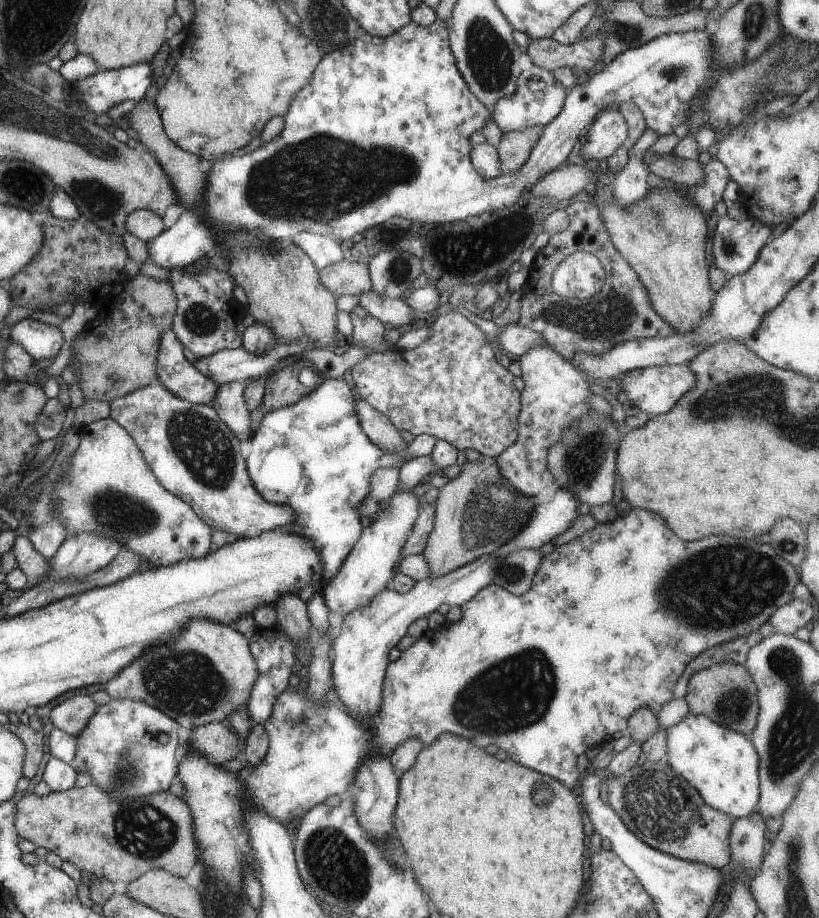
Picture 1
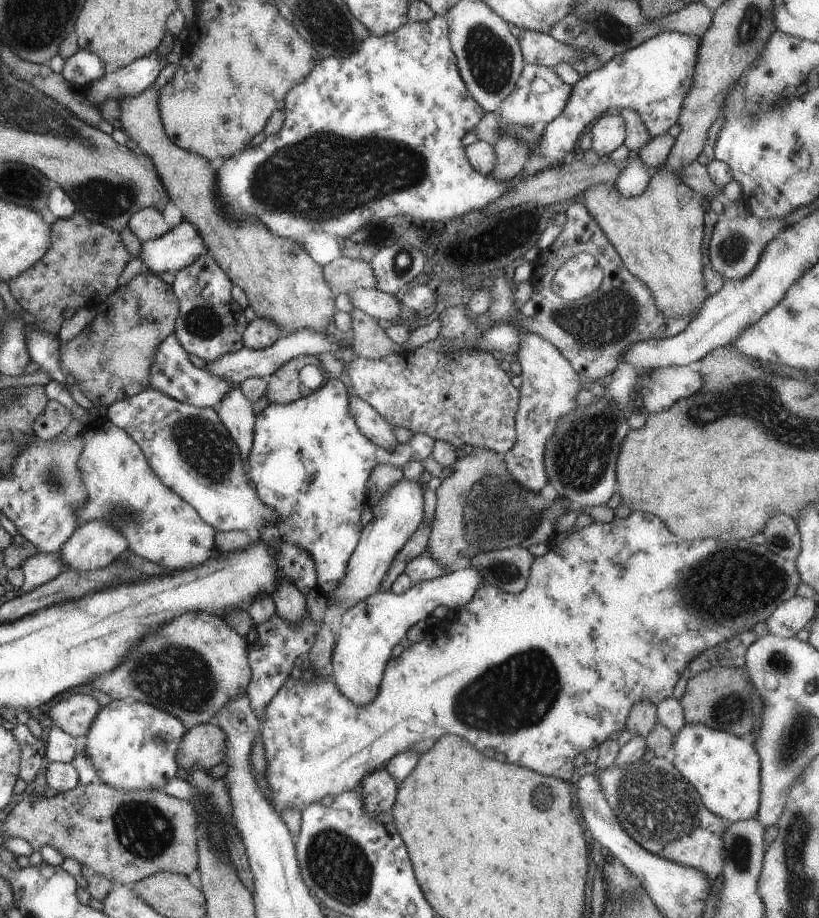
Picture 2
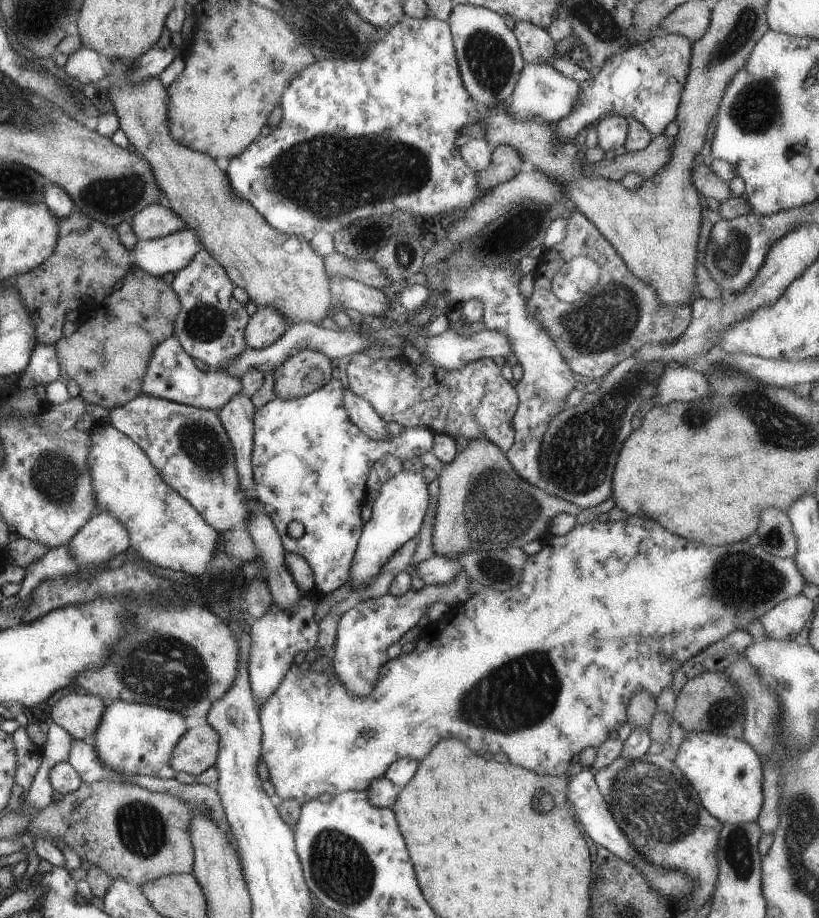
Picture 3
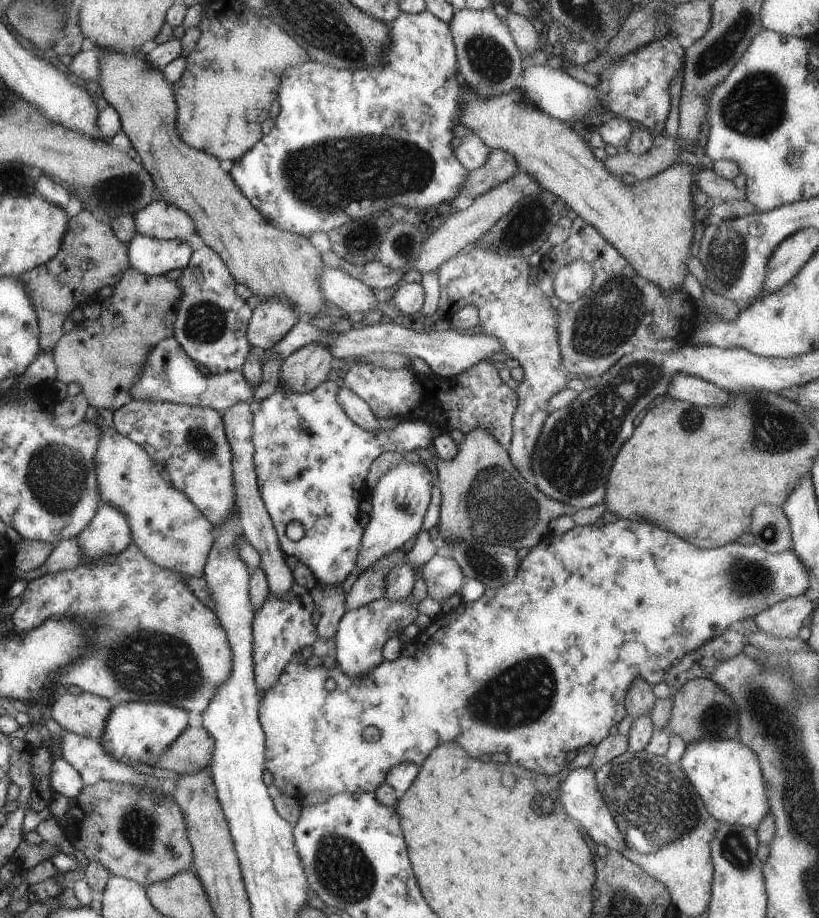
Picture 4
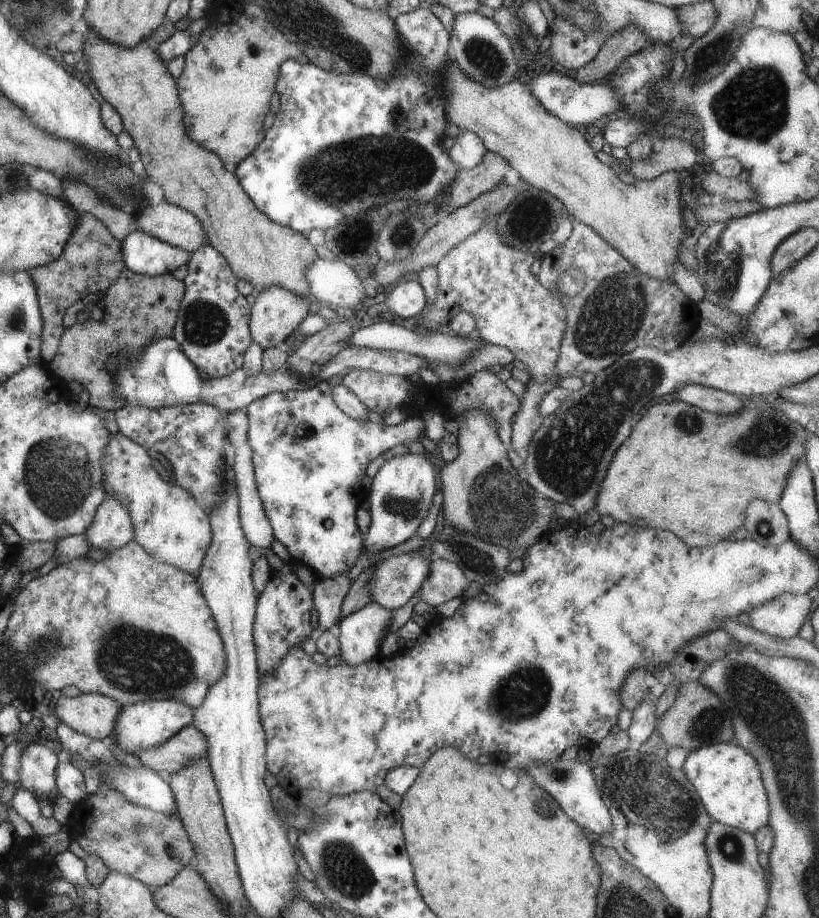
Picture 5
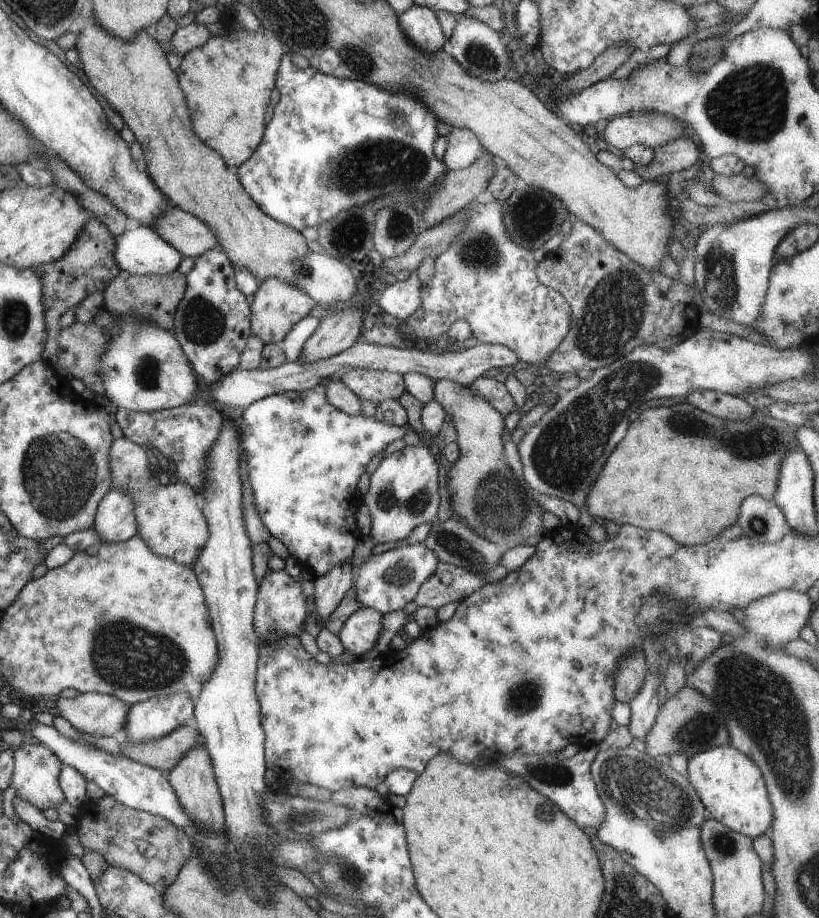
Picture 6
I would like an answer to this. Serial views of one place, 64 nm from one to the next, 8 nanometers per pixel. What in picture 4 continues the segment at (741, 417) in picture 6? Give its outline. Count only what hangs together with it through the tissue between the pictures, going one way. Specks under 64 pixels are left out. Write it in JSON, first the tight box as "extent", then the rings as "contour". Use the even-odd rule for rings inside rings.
{"extent":[667,374,729,406],"contour":[[[673,374],[667,384],[667,398],[693,406],[727,406],[729,393],[701,378],[689,374]]]}

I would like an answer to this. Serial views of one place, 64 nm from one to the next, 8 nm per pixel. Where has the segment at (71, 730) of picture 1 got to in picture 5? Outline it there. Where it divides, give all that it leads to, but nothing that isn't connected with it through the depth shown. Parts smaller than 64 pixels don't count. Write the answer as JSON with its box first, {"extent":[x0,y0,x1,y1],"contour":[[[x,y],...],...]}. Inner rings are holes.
{"extent":[53,693,121,741],"contour":[[[82,693],[75,698],[57,700],[53,715],[58,722],[65,722],[78,734],[101,741],[113,734],[113,726],[117,720],[121,706],[108,698],[94,693]]]}

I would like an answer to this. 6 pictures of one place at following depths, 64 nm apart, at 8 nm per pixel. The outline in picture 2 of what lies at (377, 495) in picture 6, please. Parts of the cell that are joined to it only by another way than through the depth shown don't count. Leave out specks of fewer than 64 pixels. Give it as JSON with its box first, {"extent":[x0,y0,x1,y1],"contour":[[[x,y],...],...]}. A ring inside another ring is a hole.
{"extent":[326,479,423,608],"contour":[[[401,479],[372,506],[372,519],[361,529],[359,540],[345,563],[345,570],[343,570],[340,581],[337,583],[337,586],[329,592],[330,596],[326,596],[326,598],[332,599],[333,605],[338,608],[341,604],[347,604],[347,606],[352,607],[355,603],[367,598],[370,594],[378,590],[382,578],[388,572],[393,557],[399,552],[403,544],[407,542],[409,536],[411,536],[415,528],[417,528],[419,521],[422,520],[423,493],[421,493],[420,482],[421,480],[413,482]]]}

